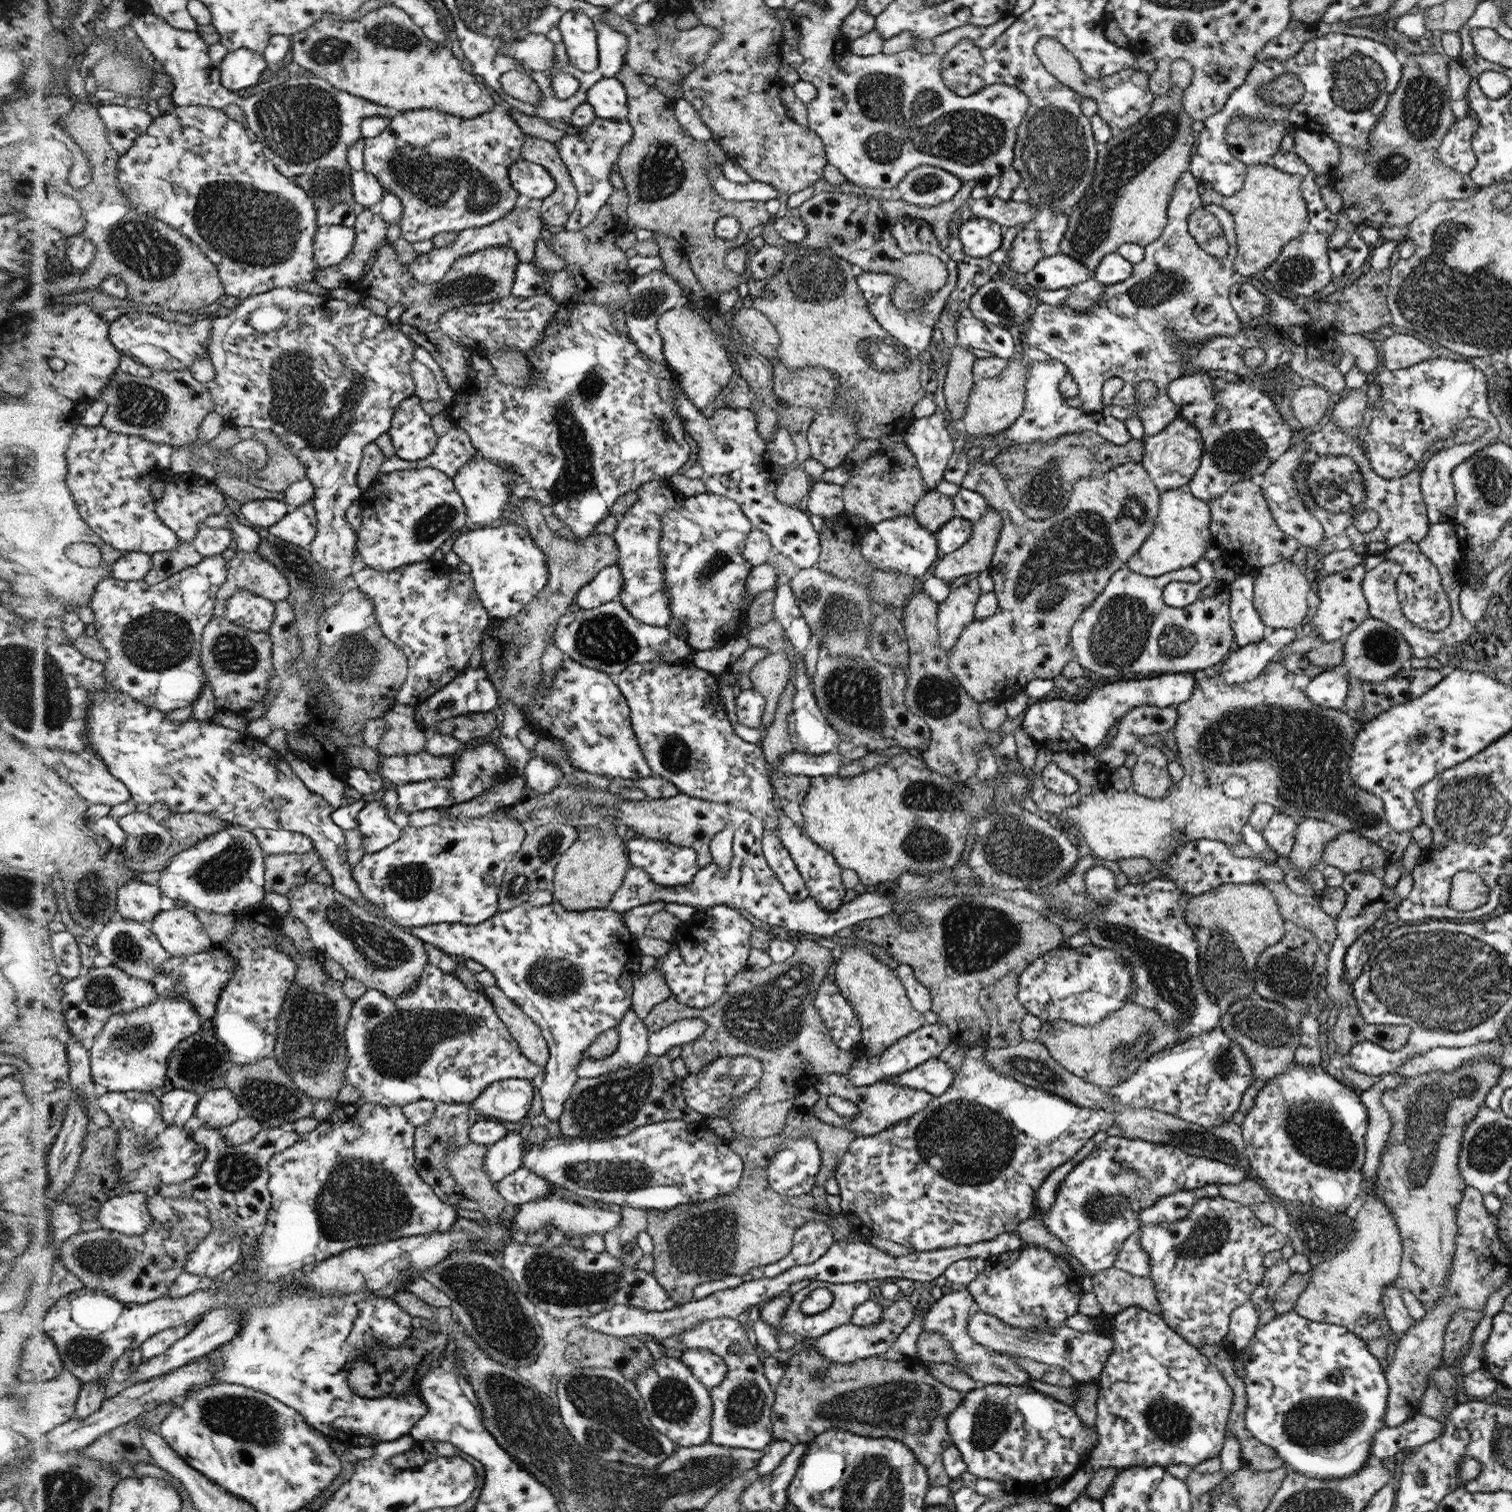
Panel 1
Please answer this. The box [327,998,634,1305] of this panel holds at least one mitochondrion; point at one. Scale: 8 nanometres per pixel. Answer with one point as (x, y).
(399, 1045)

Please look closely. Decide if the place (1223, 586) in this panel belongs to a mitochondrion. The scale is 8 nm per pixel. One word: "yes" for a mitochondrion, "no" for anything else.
no

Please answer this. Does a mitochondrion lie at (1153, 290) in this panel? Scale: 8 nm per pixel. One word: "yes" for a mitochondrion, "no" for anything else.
yes

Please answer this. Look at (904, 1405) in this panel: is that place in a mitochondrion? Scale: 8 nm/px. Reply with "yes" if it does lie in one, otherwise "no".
yes

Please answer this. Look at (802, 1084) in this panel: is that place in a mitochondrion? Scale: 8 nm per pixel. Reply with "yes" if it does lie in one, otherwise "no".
no

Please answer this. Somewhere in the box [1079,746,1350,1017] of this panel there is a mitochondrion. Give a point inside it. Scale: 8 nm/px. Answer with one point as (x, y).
(1224, 967)

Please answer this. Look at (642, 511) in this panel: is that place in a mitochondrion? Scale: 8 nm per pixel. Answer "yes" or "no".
no

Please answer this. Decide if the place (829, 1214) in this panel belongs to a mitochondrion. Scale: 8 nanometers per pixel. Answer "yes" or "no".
no

